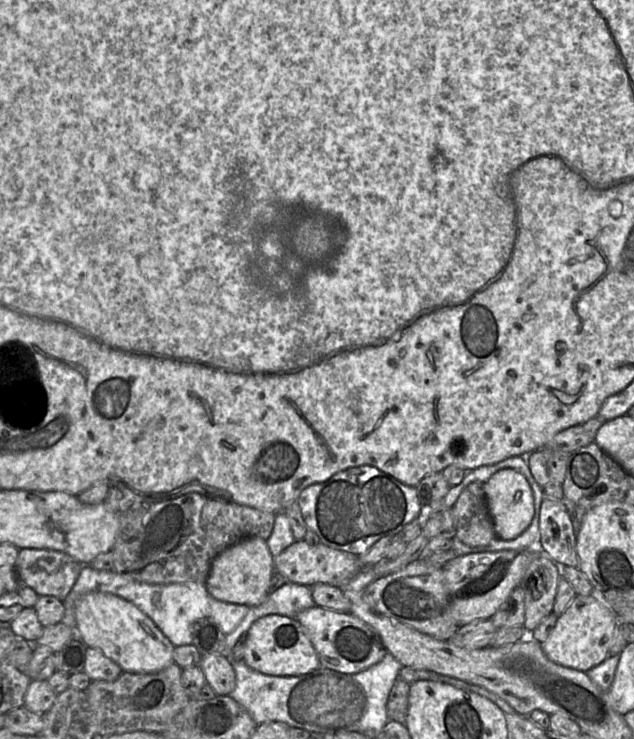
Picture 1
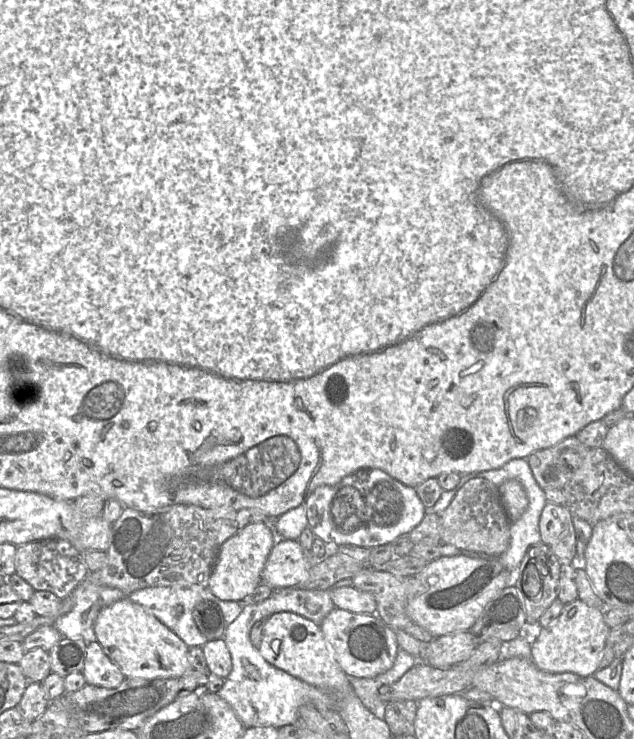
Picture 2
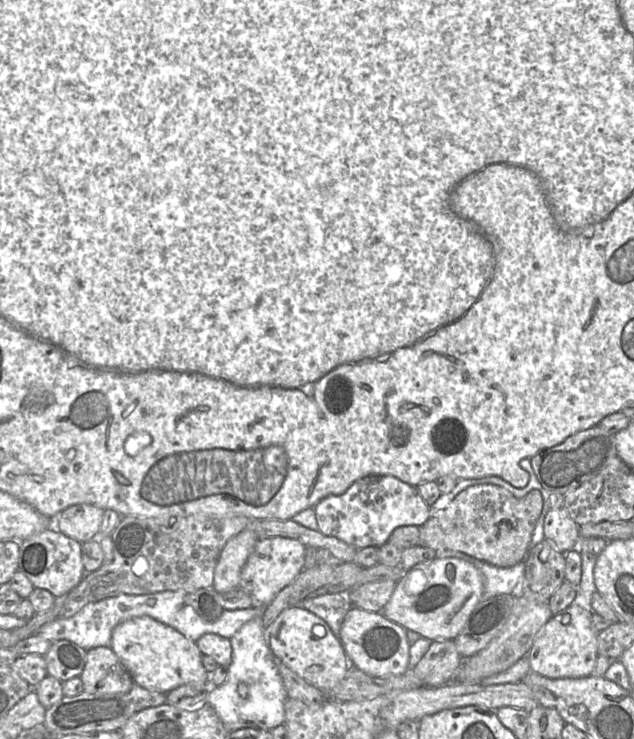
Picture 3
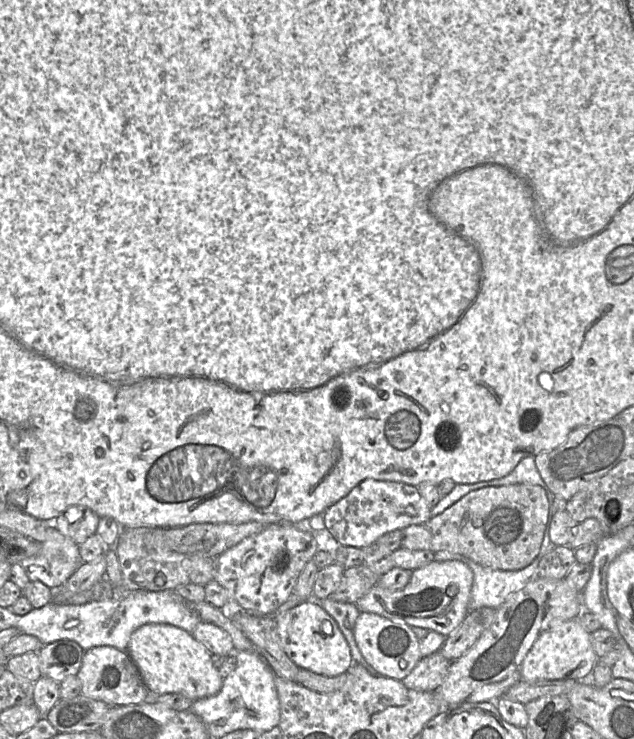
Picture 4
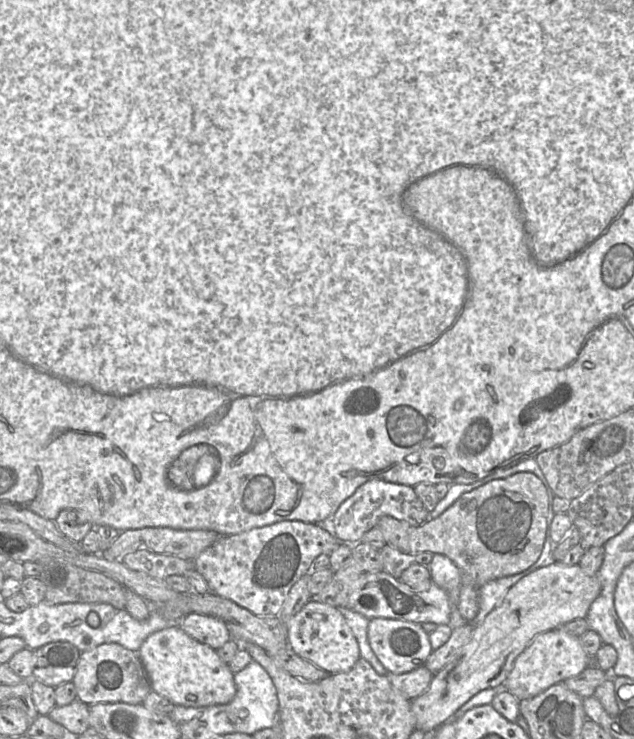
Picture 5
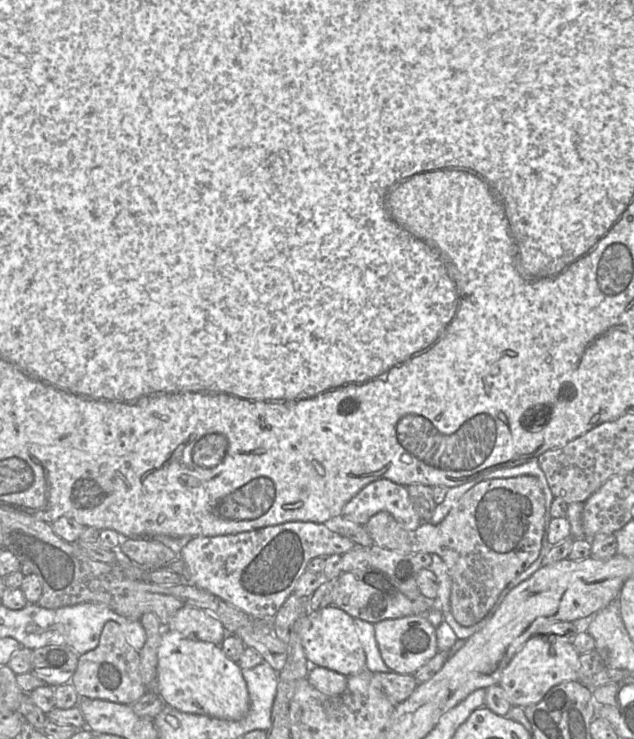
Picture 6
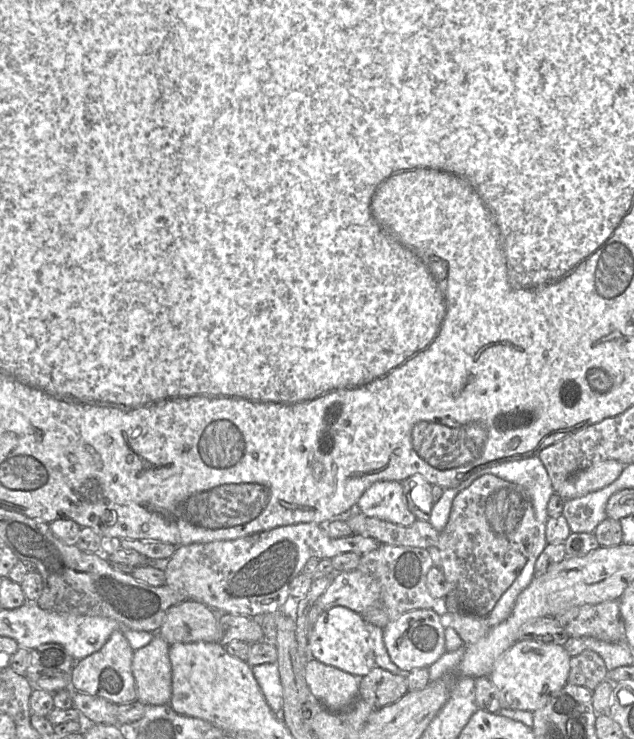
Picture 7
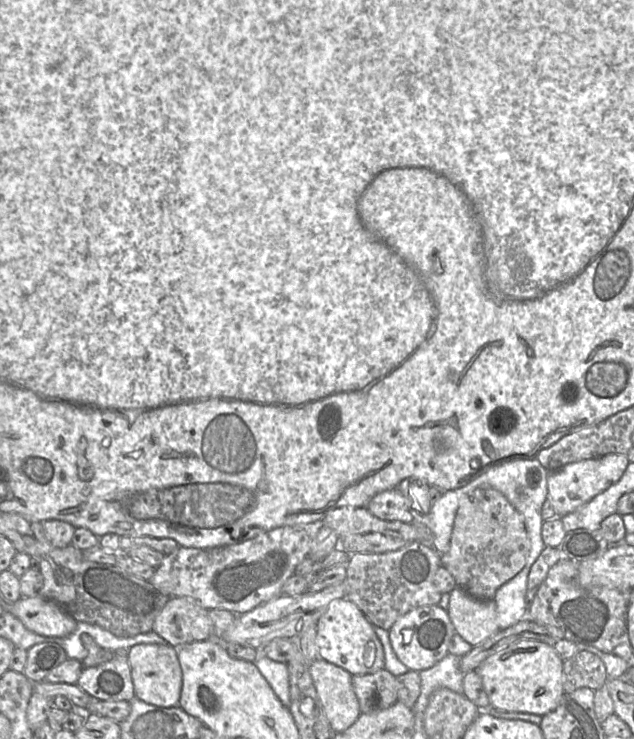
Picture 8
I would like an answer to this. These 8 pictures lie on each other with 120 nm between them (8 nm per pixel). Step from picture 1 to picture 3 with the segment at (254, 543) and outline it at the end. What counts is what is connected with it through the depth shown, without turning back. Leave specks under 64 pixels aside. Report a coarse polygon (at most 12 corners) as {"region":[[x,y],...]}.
{"region":[[244,529],[224,546],[213,588],[239,587],[240,574],[259,538]]}

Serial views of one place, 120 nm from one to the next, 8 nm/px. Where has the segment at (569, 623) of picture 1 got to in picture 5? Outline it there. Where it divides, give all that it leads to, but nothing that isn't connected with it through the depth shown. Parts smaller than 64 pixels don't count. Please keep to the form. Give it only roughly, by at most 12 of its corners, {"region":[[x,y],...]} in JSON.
{"region":[[560,628],[537,635],[503,688],[519,701],[580,674],[592,659]]}

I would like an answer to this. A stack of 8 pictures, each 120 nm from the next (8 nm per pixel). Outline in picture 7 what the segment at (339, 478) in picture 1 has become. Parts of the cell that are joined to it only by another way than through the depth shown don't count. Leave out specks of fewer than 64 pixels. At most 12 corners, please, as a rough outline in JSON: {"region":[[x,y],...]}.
{"region":[[373,483],[355,510],[396,525],[416,521],[401,483]]}

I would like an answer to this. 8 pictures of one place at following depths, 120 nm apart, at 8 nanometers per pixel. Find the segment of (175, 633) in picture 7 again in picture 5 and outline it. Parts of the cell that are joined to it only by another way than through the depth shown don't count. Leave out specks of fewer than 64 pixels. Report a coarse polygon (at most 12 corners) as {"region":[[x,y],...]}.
{"region":[[192,612],[177,625],[215,650],[231,639],[224,622]]}

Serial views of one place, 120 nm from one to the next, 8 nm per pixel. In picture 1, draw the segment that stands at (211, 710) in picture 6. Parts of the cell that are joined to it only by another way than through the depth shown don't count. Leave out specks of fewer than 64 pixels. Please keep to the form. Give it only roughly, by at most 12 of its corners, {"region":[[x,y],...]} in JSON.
{"region":[[91,592],[76,635],[122,671],[154,673],[174,645],[131,602]]}

